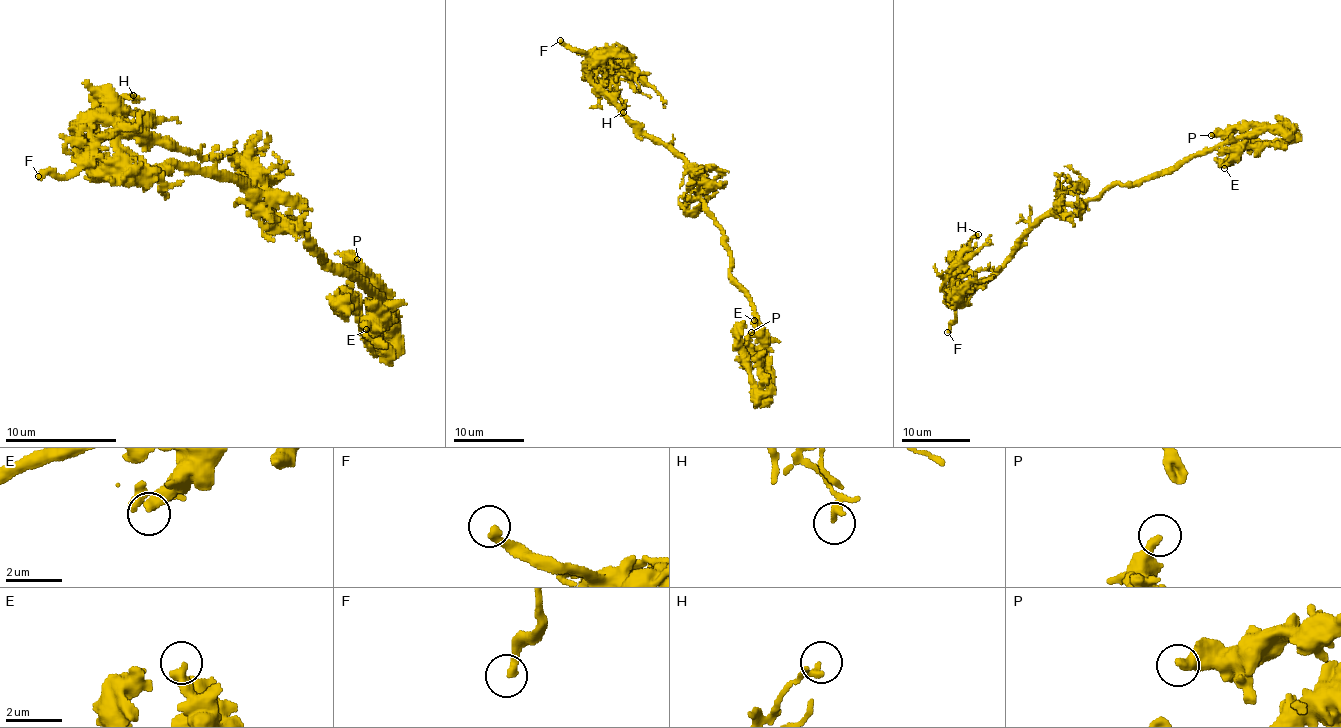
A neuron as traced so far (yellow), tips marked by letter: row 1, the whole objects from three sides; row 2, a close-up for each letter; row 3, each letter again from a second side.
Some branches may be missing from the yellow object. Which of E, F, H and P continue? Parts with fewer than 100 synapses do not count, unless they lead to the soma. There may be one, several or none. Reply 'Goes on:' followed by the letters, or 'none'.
Goes on: F

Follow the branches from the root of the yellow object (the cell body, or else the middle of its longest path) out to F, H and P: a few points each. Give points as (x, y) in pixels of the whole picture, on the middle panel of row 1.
F: (708, 210), (701, 180), (690, 167), (667, 147), (644, 137), (593, 81), (585, 53), (560, 40)
H: (708, 210), (701, 197), (701, 180), (690, 167), (667, 147), (644, 137), (587, 73), (617, 96), (623, 112)
P: (708, 210), (723, 234), (730, 277), (750, 301), (769, 372), (764, 358), (748, 341), (751, 332)

